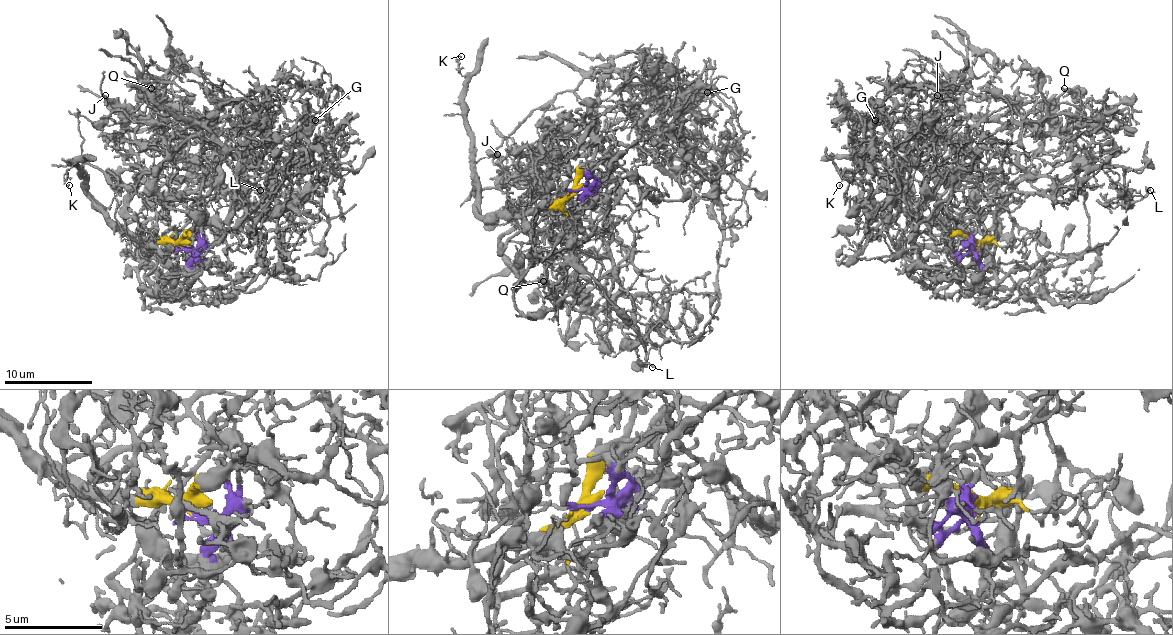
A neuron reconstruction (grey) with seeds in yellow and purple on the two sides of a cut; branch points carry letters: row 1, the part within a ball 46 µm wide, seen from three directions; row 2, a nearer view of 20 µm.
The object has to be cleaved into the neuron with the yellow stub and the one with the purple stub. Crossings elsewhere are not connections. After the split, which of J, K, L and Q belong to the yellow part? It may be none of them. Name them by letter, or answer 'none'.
K

